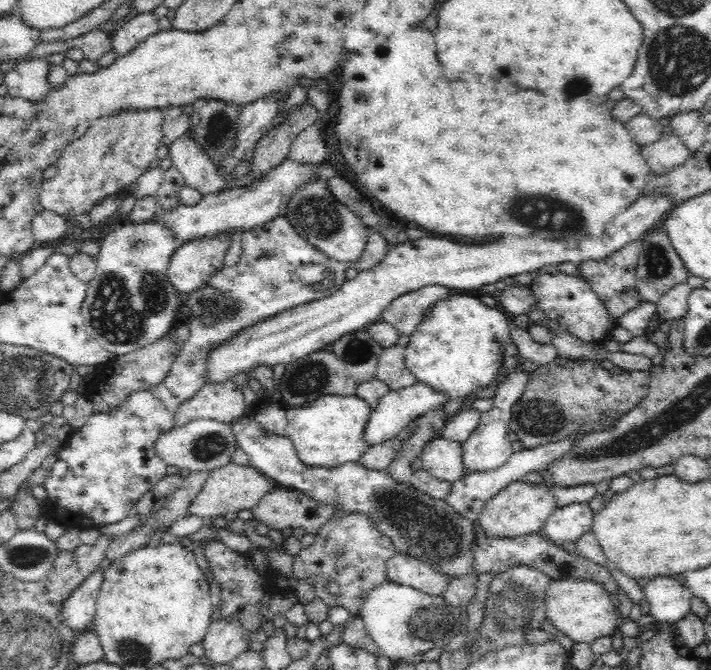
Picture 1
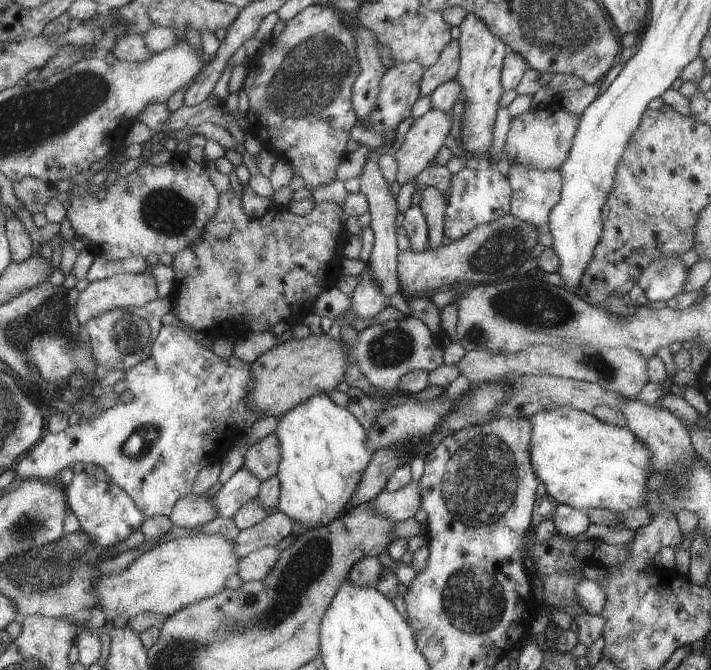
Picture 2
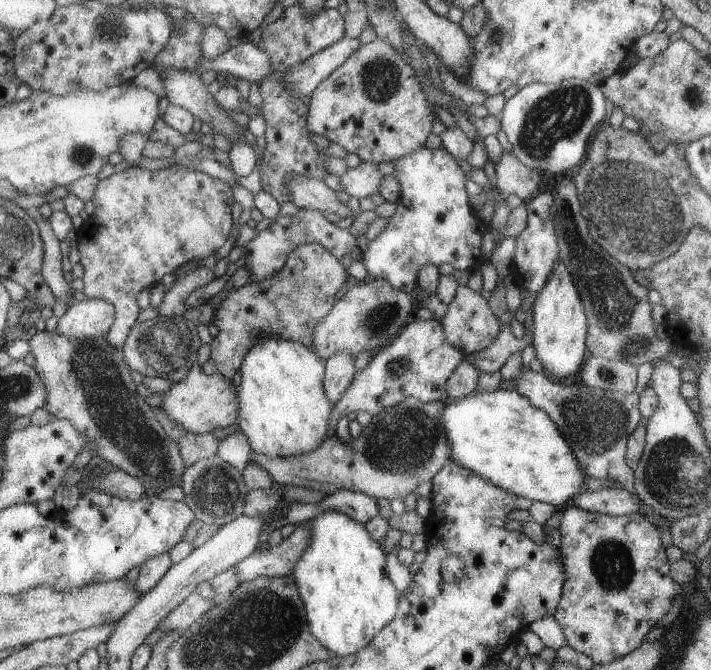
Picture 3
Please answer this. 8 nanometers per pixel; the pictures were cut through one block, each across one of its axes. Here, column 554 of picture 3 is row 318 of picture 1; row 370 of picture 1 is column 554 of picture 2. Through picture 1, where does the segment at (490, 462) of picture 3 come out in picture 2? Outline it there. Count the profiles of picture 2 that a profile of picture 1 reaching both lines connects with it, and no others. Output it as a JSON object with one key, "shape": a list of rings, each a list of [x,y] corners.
{"shape":[[[566,406],[527,418],[531,423],[530,464],[557,505],[622,513],[641,507],[652,495],[645,487],[651,471],[650,449],[626,426],[605,424],[591,413]]]}

